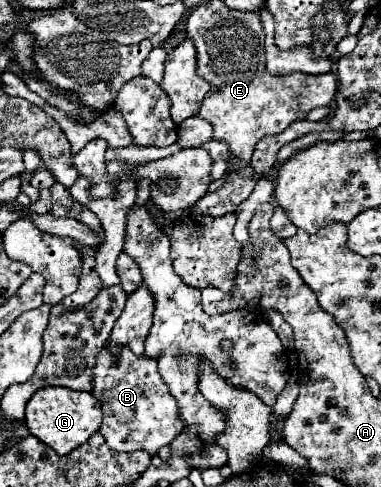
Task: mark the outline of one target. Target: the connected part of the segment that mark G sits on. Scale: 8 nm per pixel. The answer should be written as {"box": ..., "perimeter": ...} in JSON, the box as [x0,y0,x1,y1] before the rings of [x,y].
{"box":[25,387,103,455],"perimeter":[[[43,387],[27,403],[25,425],[33,437],[49,445],[59,455],[71,453],[75,447],[83,445],[103,423],[103,411],[99,399],[91,393],[81,393],[65,387]]]}

